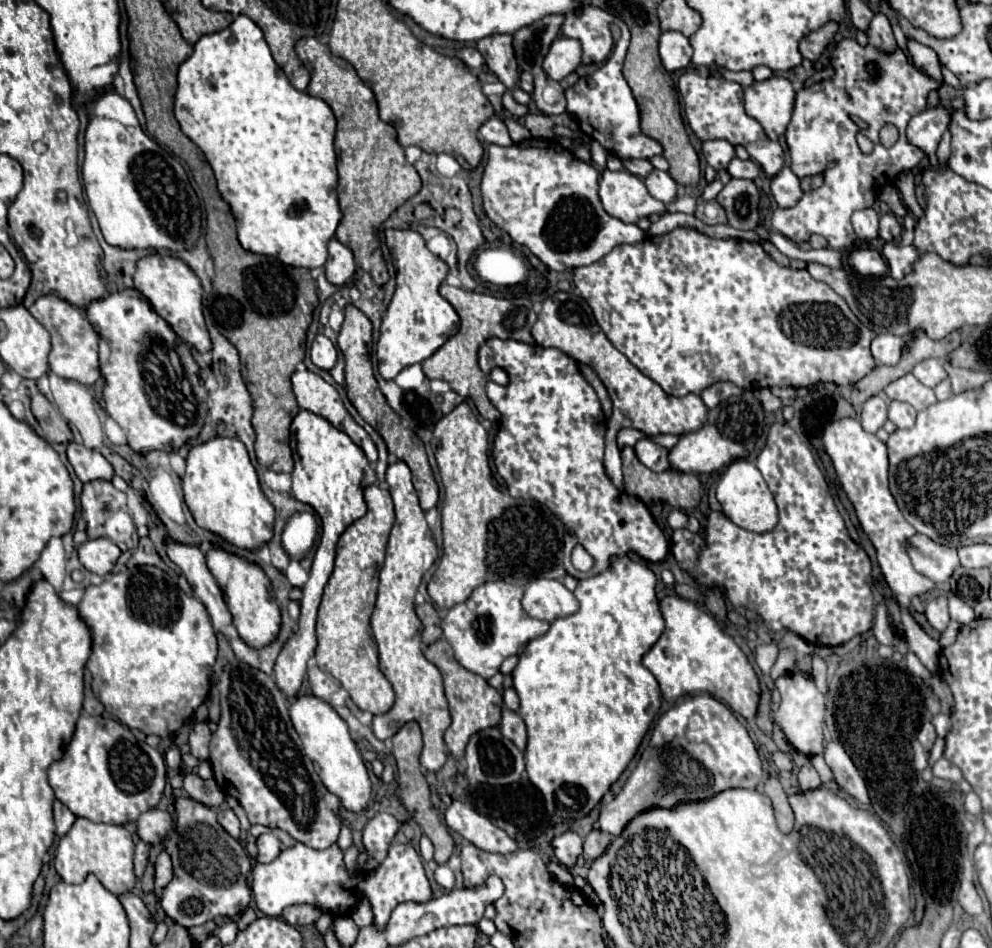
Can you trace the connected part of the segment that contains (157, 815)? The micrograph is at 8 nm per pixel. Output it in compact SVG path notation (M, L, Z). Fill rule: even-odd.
M152 808L148 812L142 812L136 820L136 830L138 830L138 836L148 842L148 844L158 844L166 838L168 830L172 826L172 818L170 814L166 814L164 810L158 810L158 808Z

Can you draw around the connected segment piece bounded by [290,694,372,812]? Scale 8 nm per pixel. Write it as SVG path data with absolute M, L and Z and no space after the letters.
M300 694L290 704L290 718L302 740L304 752L312 760L314 770L322 778L324 786L340 798L344 808L354 812L364 810L372 792L368 770L354 740L350 738L346 722L338 716L338 712L322 698L316 698L312 694Z

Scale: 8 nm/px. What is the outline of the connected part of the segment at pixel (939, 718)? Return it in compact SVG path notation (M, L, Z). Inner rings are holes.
M936 714L936 716L932 718L932 724L934 724L938 736L944 738L944 736L948 734L948 730L950 730L950 716L948 716L948 714Z

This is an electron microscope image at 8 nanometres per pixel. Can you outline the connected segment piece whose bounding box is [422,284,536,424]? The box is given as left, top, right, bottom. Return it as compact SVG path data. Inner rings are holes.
M448 284L440 286L440 296L446 298L454 310L460 316L460 330L446 340L446 344L442 348L438 348L426 362L422 362L422 370L426 374L426 378L434 380L440 378L444 382L450 384L450 388L464 396L470 398L476 404L476 410L480 412L482 418L490 420L492 424L496 424L500 420L500 412L490 404L484 386L486 386L486 376L482 374L482 370L478 368L478 348L480 344L484 344L488 338L514 338L526 344L534 344L534 338L530 334L534 322L536 322L536 312L530 306L516 306L514 302L506 300L506 298L496 297L486 293L476 293L462 288L454 288Z

